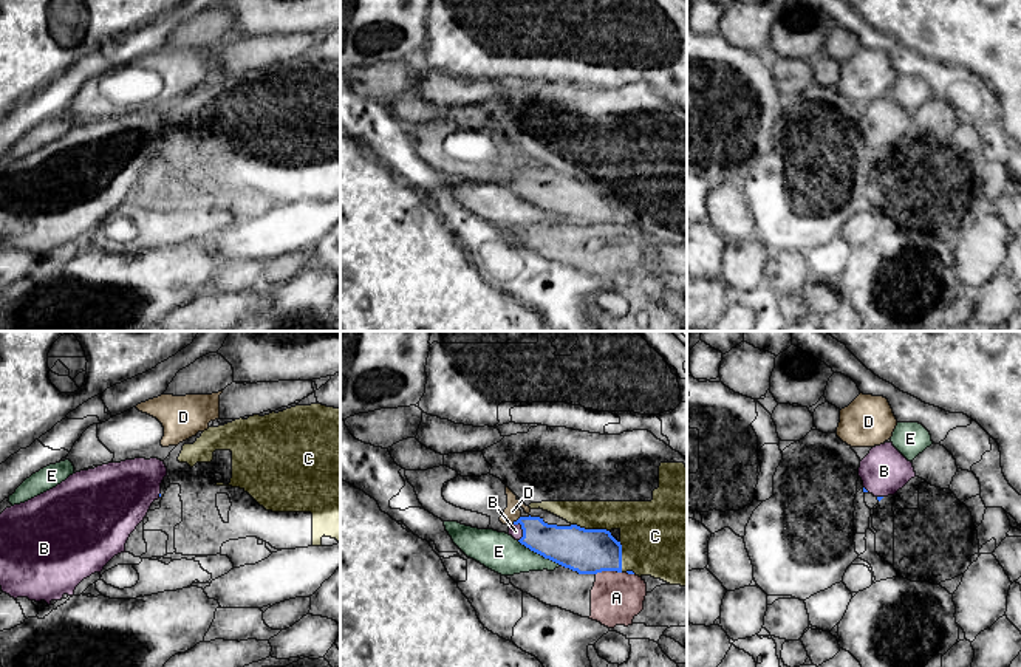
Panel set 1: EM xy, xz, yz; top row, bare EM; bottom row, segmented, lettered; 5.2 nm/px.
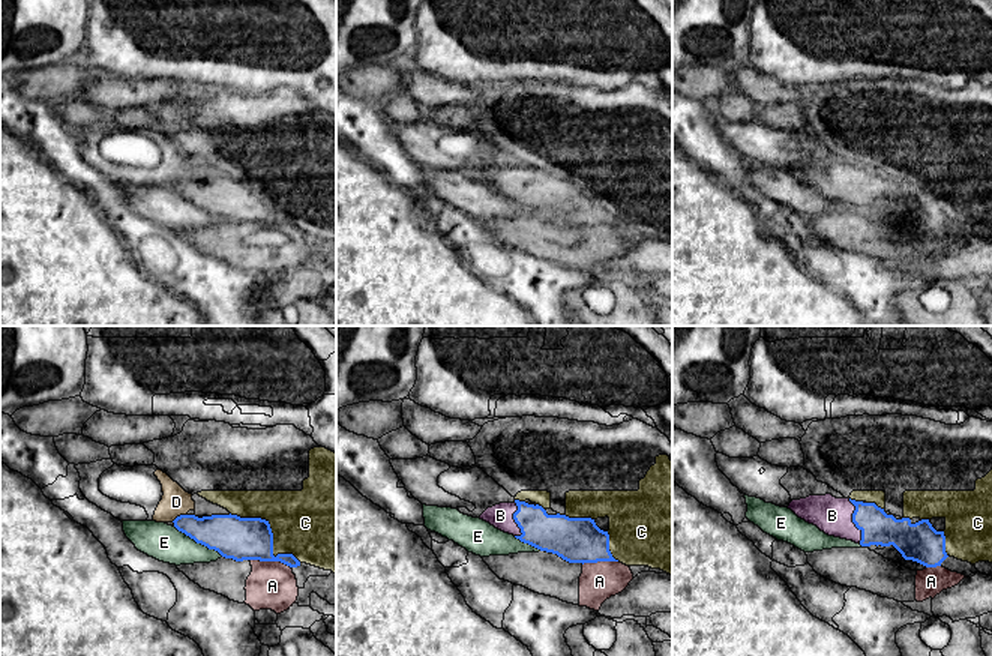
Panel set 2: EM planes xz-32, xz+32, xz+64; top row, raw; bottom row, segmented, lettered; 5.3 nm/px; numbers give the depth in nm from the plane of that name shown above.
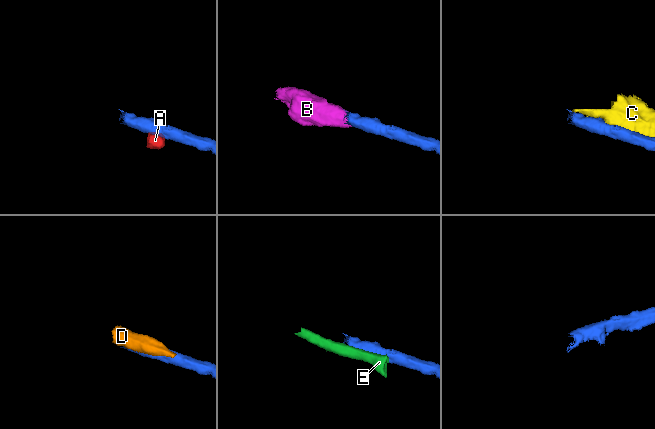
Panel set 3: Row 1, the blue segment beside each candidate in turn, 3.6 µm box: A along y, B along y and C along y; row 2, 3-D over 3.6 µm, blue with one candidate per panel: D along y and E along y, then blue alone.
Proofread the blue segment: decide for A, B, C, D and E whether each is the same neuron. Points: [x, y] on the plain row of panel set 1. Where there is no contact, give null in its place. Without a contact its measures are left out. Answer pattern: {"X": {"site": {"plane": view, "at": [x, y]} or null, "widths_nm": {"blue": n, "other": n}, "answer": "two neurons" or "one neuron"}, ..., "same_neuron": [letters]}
{"A": {"site": {"plane": "xz", "at": [608, 223]}, "widths_nm": {"blue": 240, "other": 280}, "answer": "two neurons"}, "B": {"site": {"plane": "xz", "at": [523, 184]}, "widths_nm": {"blue": 200, "other": 70}, "answer": "one neuron"}, "C": {"site": {"plane": "xz", "at": [590, 183]}, "widths_nm": {"blue": 240, "other": 200}, "answer": "two neurons"}, "D": {"site": {"plane": "xz", "at": [517, 174]}, "widths_nm": {"blue": 190, "other": 90}, "answer": "two neurons"}, "E": {"site": {"plane": "xz", "at": [540, 208]}, "widths_nm": {"blue": 240, "other": 200}, "answer": "two neurons"}, "same_neuron": ["B"]}

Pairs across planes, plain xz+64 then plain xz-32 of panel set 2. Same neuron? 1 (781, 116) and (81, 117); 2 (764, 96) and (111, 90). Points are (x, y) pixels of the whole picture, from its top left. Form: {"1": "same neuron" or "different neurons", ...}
{"1": "different neurons", "2": "same neuron"}

